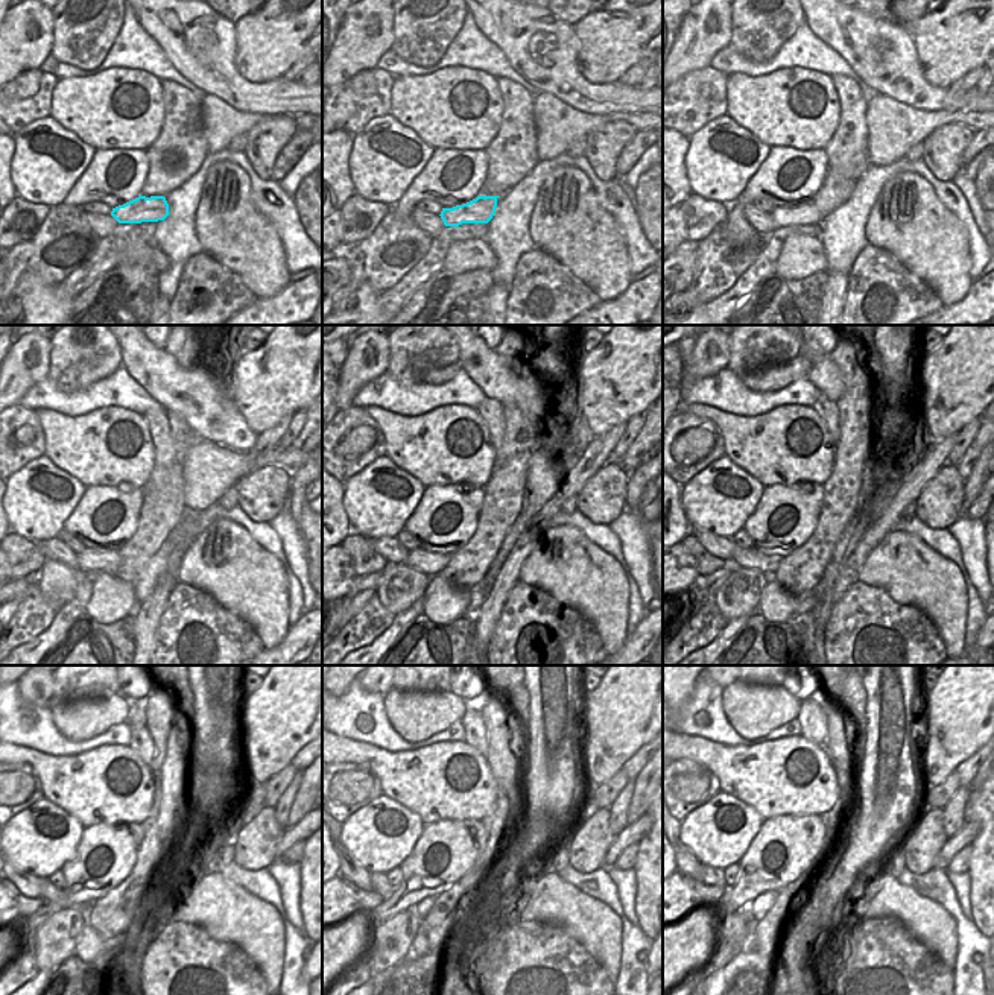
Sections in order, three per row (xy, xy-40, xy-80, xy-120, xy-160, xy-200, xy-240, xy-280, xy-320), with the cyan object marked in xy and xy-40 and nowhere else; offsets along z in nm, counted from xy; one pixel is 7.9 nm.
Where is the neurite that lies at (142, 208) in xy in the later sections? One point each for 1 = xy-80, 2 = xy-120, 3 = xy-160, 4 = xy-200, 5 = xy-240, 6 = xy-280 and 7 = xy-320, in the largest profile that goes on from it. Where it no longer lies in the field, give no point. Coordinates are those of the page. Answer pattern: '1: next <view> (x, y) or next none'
1: next xy-80 (807, 213)
2: next xy-120 (90, 561)
3: next xy-160 (429, 562)
4: next xy-200 (748, 558)
5: next xy-240 (49, 892)
6: next xy-280 (380, 884)
7: next xy-320 (710, 875)

